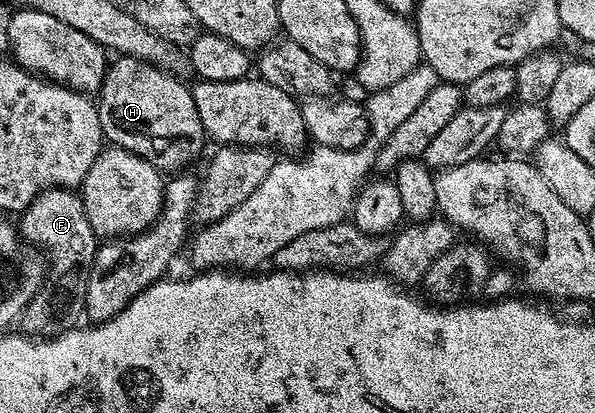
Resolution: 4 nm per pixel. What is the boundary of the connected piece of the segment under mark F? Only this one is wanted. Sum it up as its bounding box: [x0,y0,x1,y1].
[19,189,99,339]

